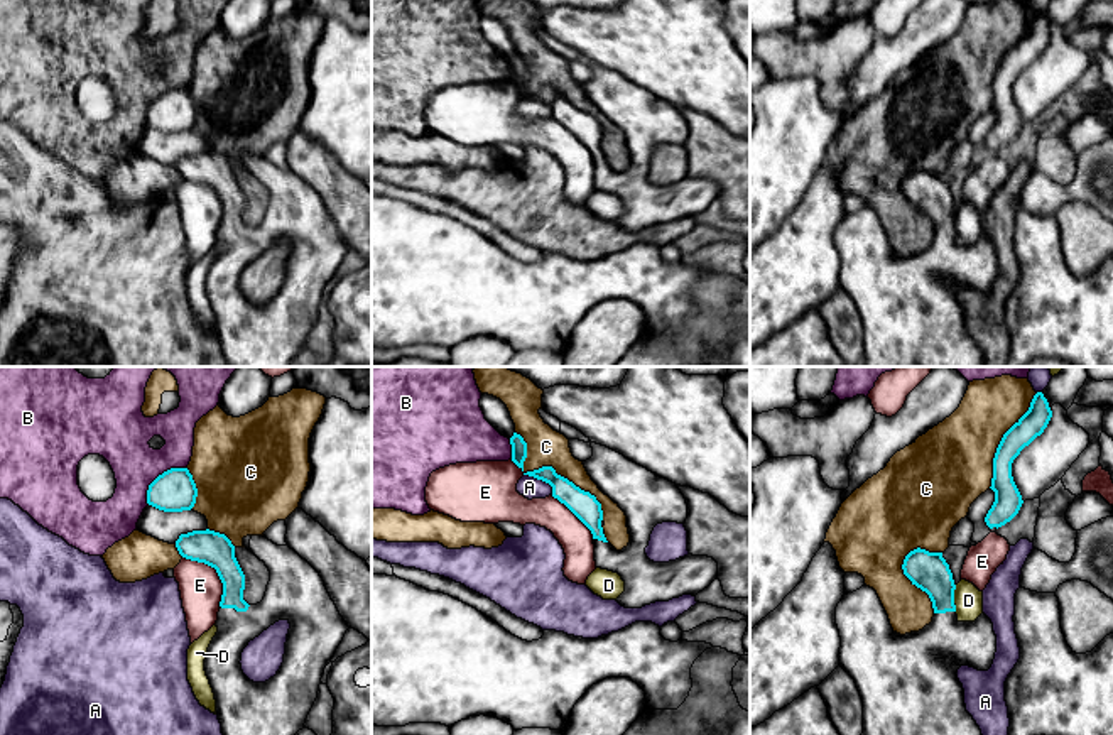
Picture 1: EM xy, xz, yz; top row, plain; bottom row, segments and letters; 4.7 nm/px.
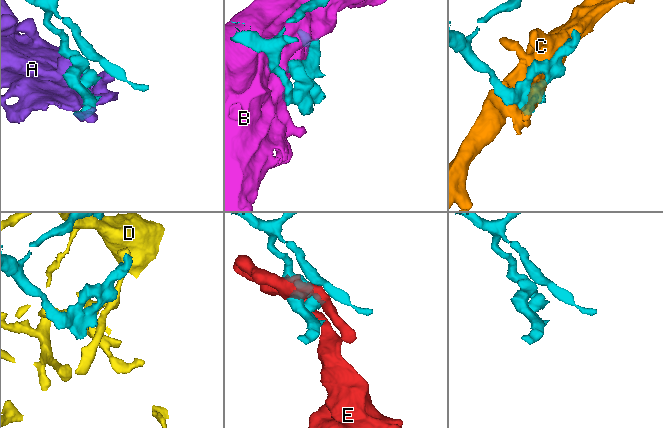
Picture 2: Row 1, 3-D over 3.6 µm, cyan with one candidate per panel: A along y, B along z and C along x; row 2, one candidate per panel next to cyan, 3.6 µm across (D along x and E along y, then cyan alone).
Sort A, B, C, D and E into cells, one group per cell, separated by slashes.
A / B / C / D / E

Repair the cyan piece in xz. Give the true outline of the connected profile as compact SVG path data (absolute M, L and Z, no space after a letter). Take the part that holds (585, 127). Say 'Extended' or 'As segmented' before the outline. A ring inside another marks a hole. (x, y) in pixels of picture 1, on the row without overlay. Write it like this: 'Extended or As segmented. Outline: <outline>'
Extended. Outline: M591 64L593 78L583 83L598 110L627 137L630 164L616 172L601 149L601 125L581 112L552 88L524 96L552 108L552 118L564 125L593 155L596 189L618 194L625 213L616 223L625 230L642 230L655 223L669 223L682 216L696 218L718 199L718 184L708 177L687 176L669 184L647 179L650 155L657 145L687 140L687 125L679 108L657 98L623 76Z

